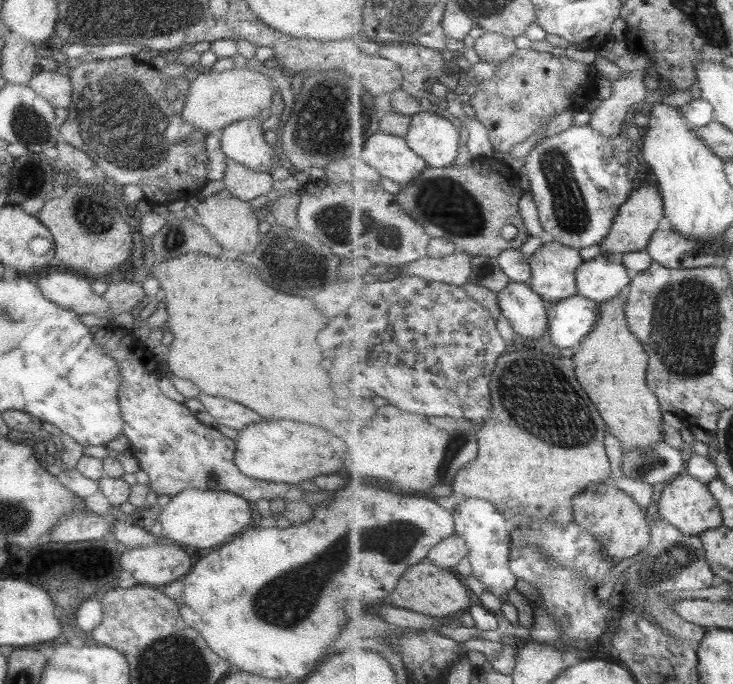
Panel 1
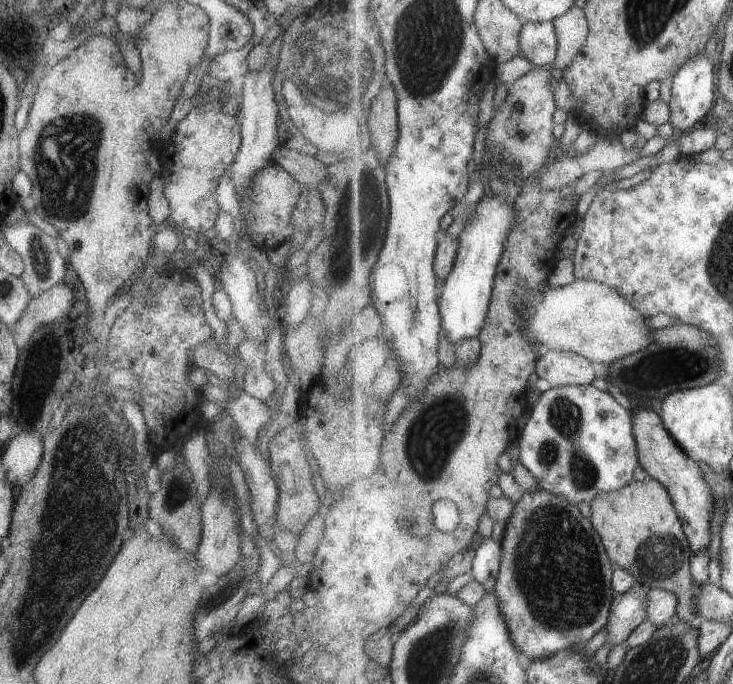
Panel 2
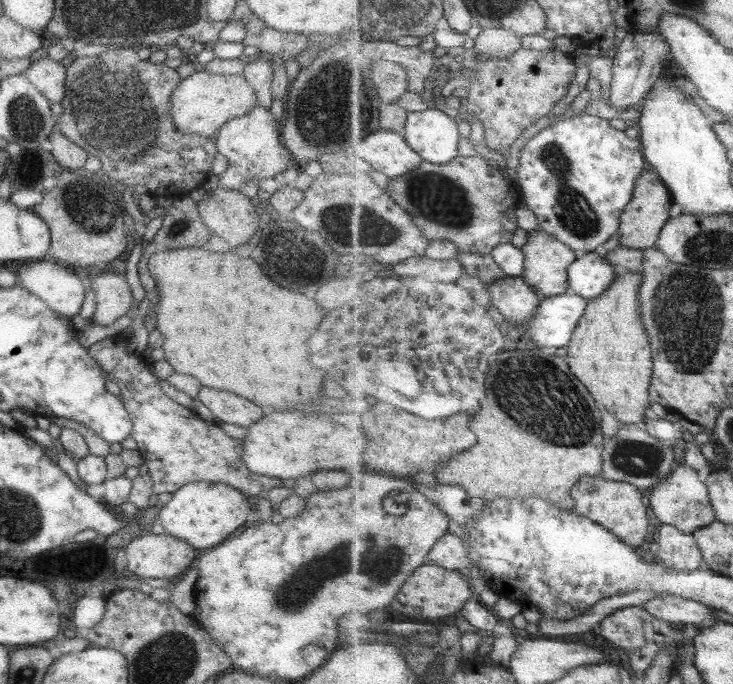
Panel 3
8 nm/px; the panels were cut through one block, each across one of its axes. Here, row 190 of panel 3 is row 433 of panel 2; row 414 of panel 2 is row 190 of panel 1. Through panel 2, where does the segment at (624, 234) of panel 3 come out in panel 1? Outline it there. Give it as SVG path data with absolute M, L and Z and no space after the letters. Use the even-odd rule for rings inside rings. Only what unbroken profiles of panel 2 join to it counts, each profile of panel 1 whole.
M643 184L631 194L630 200L621 208L610 236L602 244L602 253L607 257L621 258L628 252L644 252L650 246L662 220L667 218L666 203L661 187Z

